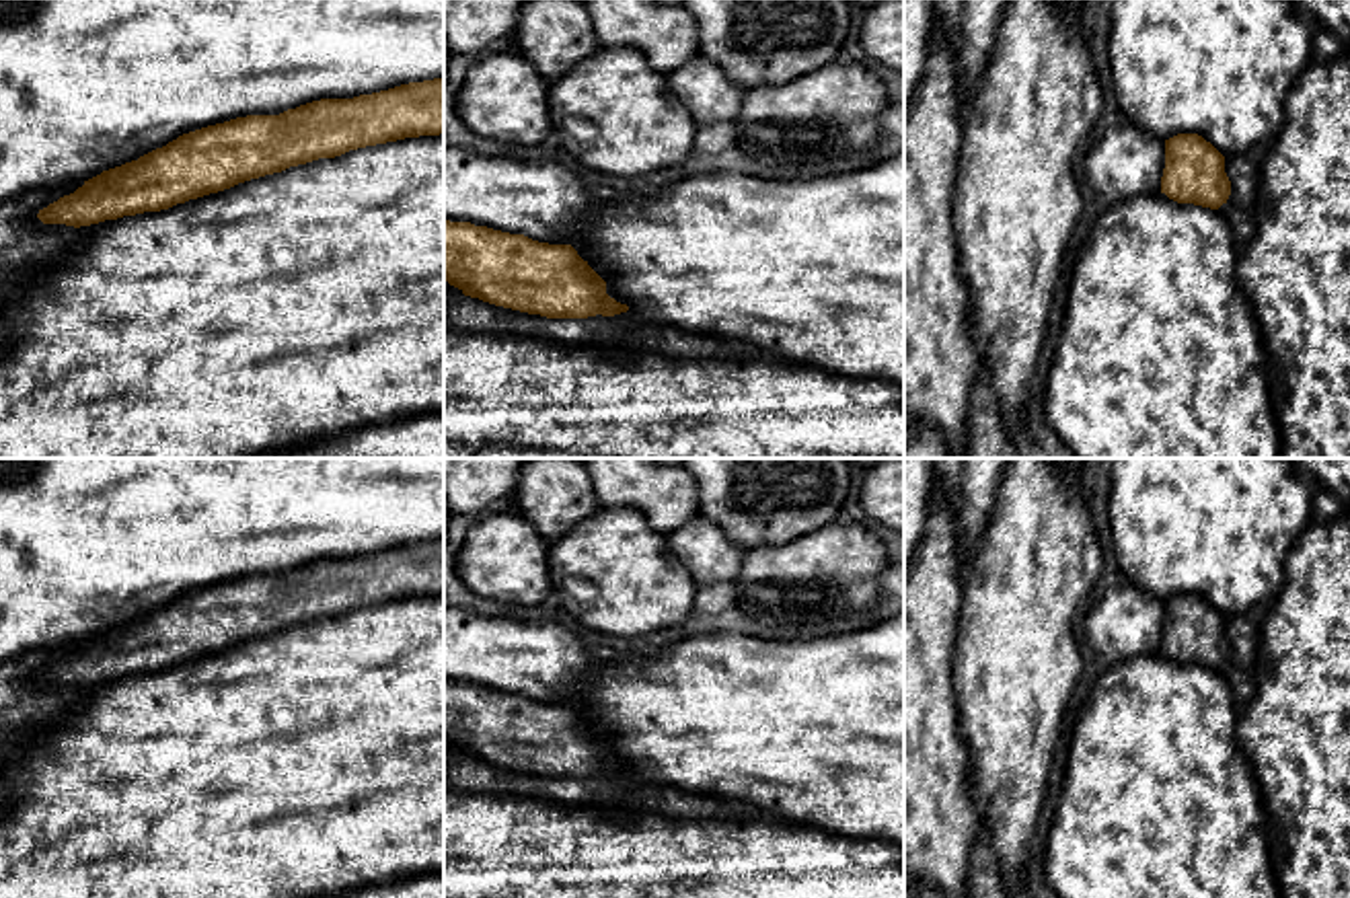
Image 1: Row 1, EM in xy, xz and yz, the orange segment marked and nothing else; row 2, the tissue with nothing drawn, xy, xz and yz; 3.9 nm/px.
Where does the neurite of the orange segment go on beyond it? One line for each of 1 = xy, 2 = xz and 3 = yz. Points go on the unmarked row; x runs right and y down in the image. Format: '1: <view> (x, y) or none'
1: none
2: none
3: none

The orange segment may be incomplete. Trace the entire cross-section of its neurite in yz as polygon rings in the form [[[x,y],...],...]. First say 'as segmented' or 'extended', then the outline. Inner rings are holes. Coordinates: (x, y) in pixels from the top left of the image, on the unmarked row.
as segmented | [[[1198,594],[1165,600],[1161,653],[1177,664],[1218,670],[1231,656],[1225,616]]]

